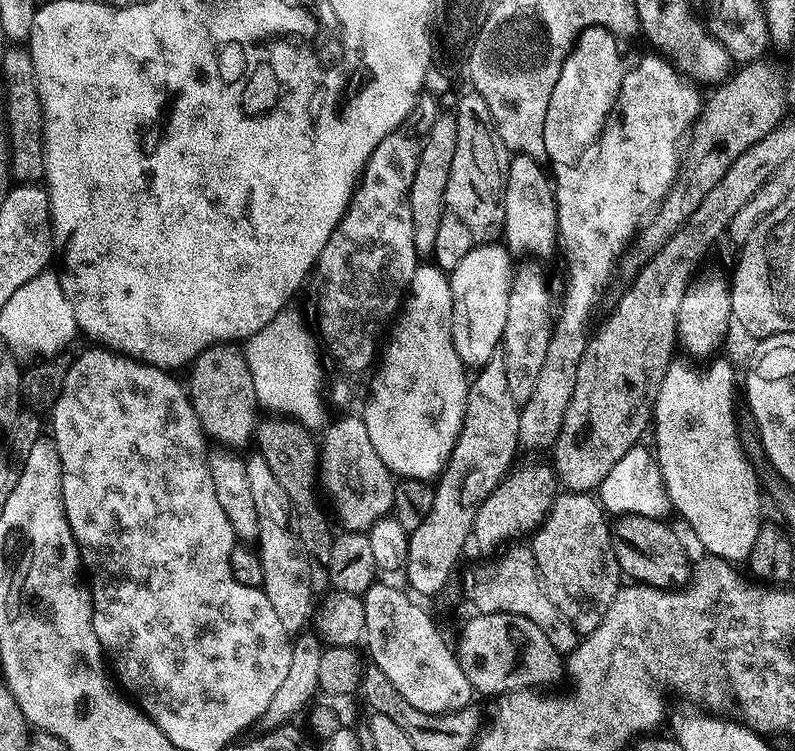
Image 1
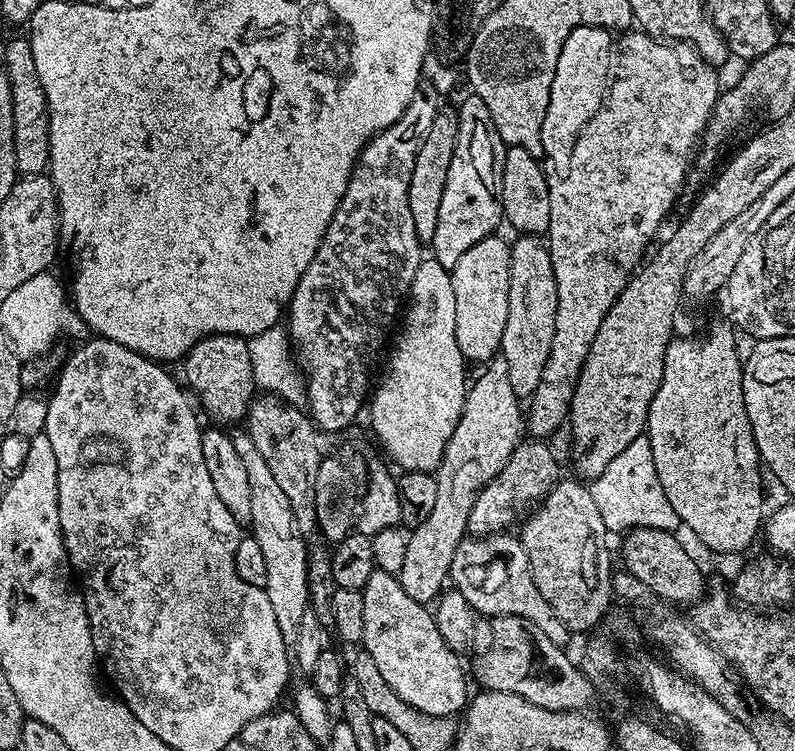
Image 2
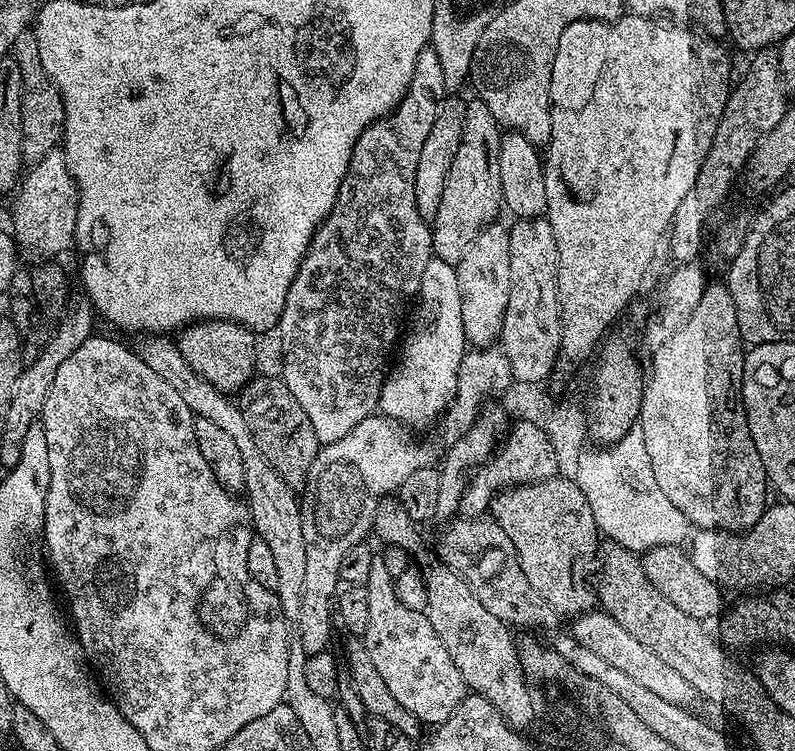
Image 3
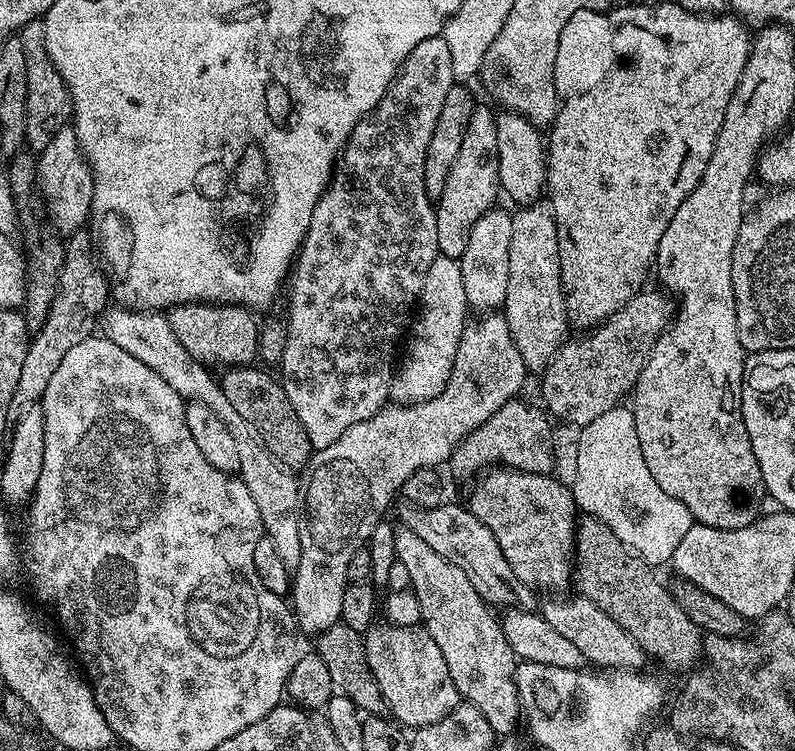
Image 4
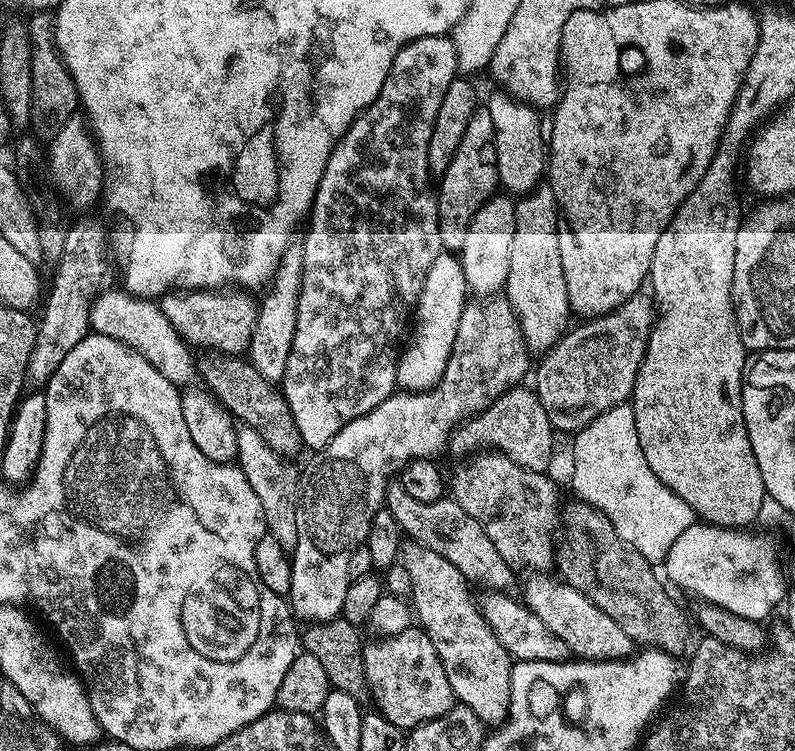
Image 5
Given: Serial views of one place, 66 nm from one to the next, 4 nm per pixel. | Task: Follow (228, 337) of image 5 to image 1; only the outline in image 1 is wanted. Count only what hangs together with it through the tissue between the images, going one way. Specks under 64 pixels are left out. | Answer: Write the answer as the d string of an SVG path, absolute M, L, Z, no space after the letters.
M235 343L215 344L210 346L190 365L192 371L192 385L187 385L186 391L192 402L192 409L200 423L200 429L204 431L209 441L217 440L217 445L228 450L240 450L248 443L253 443L258 432L258 405L254 394L254 378L250 378L250 366L246 366L246 358L243 351Z

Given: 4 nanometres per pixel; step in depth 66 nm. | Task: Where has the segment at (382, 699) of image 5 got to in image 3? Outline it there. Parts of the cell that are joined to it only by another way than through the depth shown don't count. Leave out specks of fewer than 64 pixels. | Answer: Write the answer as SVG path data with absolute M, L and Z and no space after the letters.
M376 558L372 561L370 578L366 585L369 600L369 621L362 635L366 650L370 652L374 667L382 674L387 689L394 694L399 705L406 706L414 718L420 720L421 725L435 726L442 723L464 701L466 689L462 674L458 674L458 666L454 666L454 658L450 658L446 646L442 646L442 638L434 634L434 626L430 626L427 615L416 610L410 610L398 598L396 593L396 577L386 570L383 559Z

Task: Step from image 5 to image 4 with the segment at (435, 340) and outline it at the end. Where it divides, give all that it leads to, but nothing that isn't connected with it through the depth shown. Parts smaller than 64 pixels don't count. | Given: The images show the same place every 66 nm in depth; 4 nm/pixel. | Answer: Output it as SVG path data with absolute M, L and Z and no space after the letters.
M436 256L434 262L430 262L430 270L426 270L426 282L422 286L418 311L415 313L416 325L413 328L411 325L407 337L408 357L399 361L392 378L390 396L395 403L417 404L440 395L450 378L468 315L470 309L466 302L466 286L462 286L459 259L454 256Z

